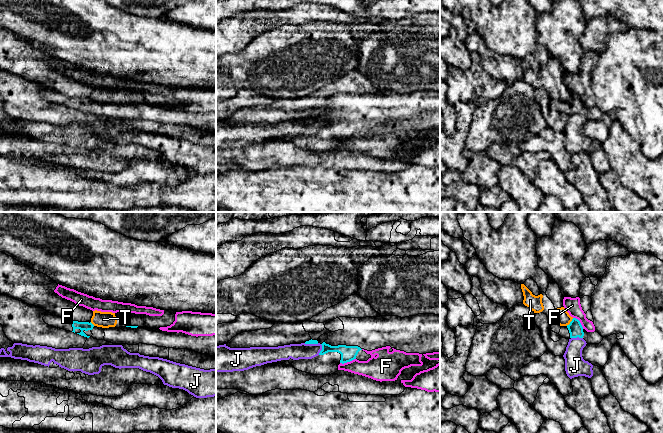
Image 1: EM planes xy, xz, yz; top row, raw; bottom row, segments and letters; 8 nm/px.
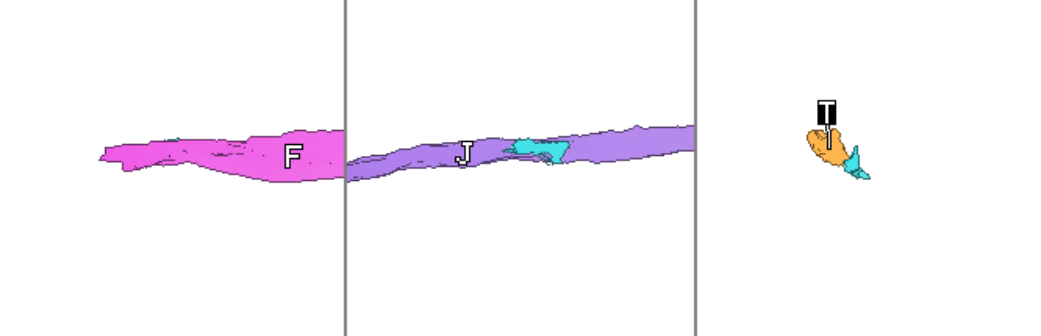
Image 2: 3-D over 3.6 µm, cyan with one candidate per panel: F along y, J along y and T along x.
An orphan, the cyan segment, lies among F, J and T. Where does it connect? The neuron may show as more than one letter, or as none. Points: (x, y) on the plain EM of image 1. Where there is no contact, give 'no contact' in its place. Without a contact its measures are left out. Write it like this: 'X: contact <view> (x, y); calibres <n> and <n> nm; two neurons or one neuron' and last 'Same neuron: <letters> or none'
F: contact xz (347, 137); calibres 130 and 190 nm; two neurons
J: contact yz (576, 113); calibres 120 and 170 nm; two neurons
T: contact yz (570, 98); calibres 120 and 110 nm; two neurons
Same neuron: none

